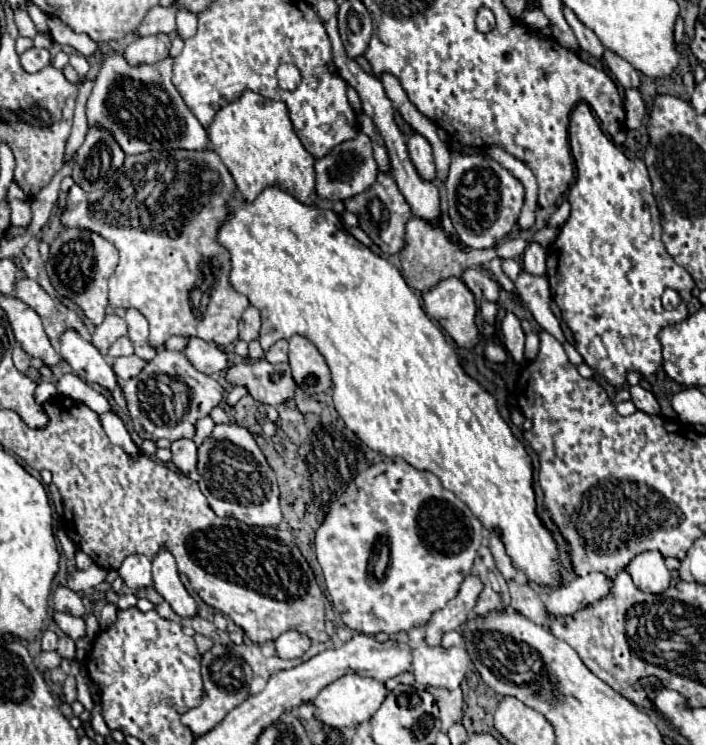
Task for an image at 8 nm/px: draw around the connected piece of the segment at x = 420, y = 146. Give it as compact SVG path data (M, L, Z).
M414 131L410 137L408 137L408 153L410 153L410 159L416 167L416 171L420 173L422 179L426 181L434 181L436 177L436 167L434 167L434 159L432 159L432 149L430 149L430 143L418 133Z

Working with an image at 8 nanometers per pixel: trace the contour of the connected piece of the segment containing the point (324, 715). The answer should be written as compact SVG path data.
M344 675L340 679L336 679L334 683L326 685L318 697L314 699L314 707L316 707L316 717L336 729L342 727L356 727L364 721L368 721L378 707L382 705L382 701L386 699L388 689L384 687L384 683L372 679L372 677L360 677L360 675Z

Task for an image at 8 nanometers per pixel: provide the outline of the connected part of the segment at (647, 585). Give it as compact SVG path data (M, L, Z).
M644 551L628 563L628 573L634 585L644 593L662 593L670 585L670 571L664 565L660 551Z

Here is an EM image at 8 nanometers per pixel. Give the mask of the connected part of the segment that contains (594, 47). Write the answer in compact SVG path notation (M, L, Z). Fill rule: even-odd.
M566 5L562 7L562 11L564 11L564 17L566 17L568 25L574 29L580 47L582 47L584 51L588 51L590 55L594 55L596 59L602 59L602 51L604 51L604 47L602 47L600 39L596 37L596 33L594 33L592 29L588 29L588 27L586 27L586 25L572 13L572 9L568 9Z

